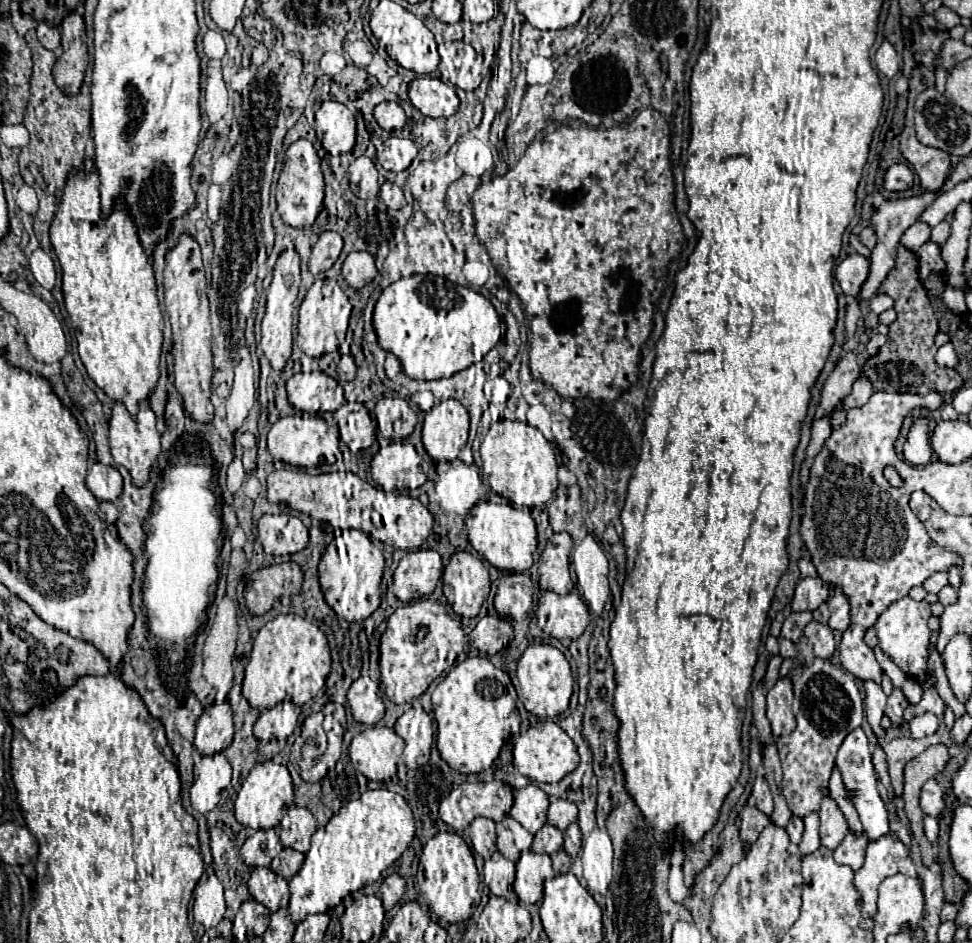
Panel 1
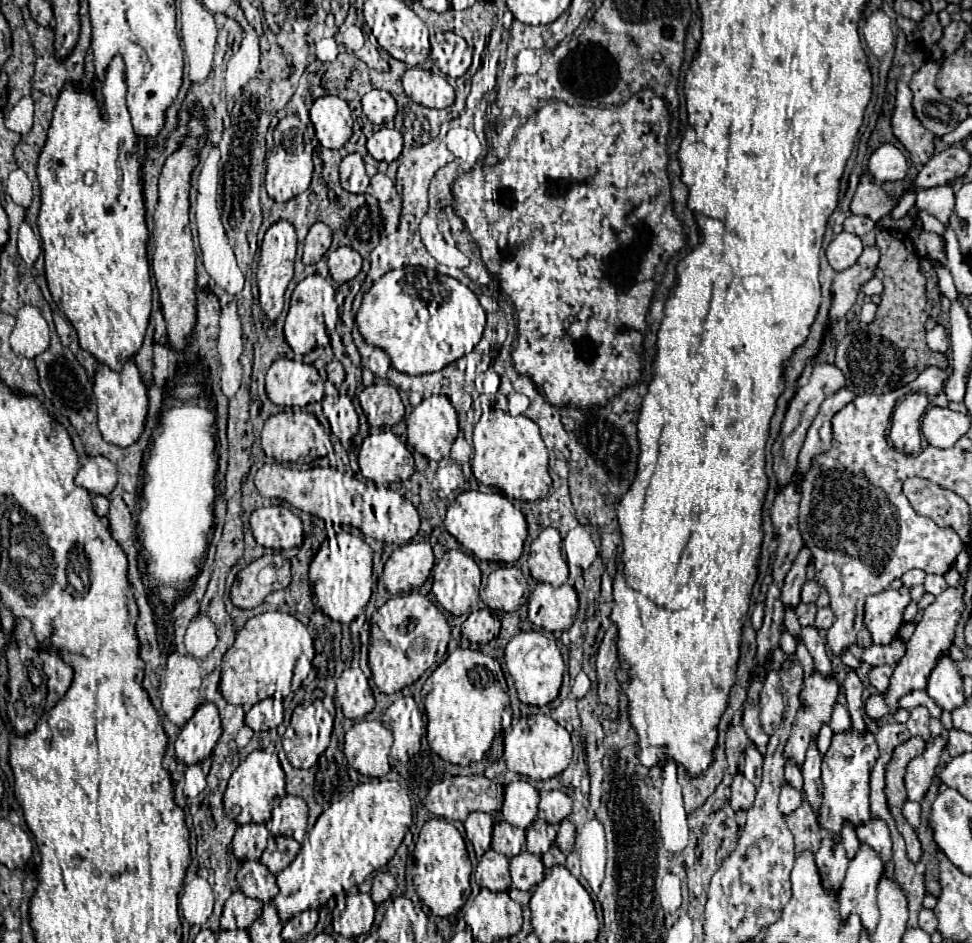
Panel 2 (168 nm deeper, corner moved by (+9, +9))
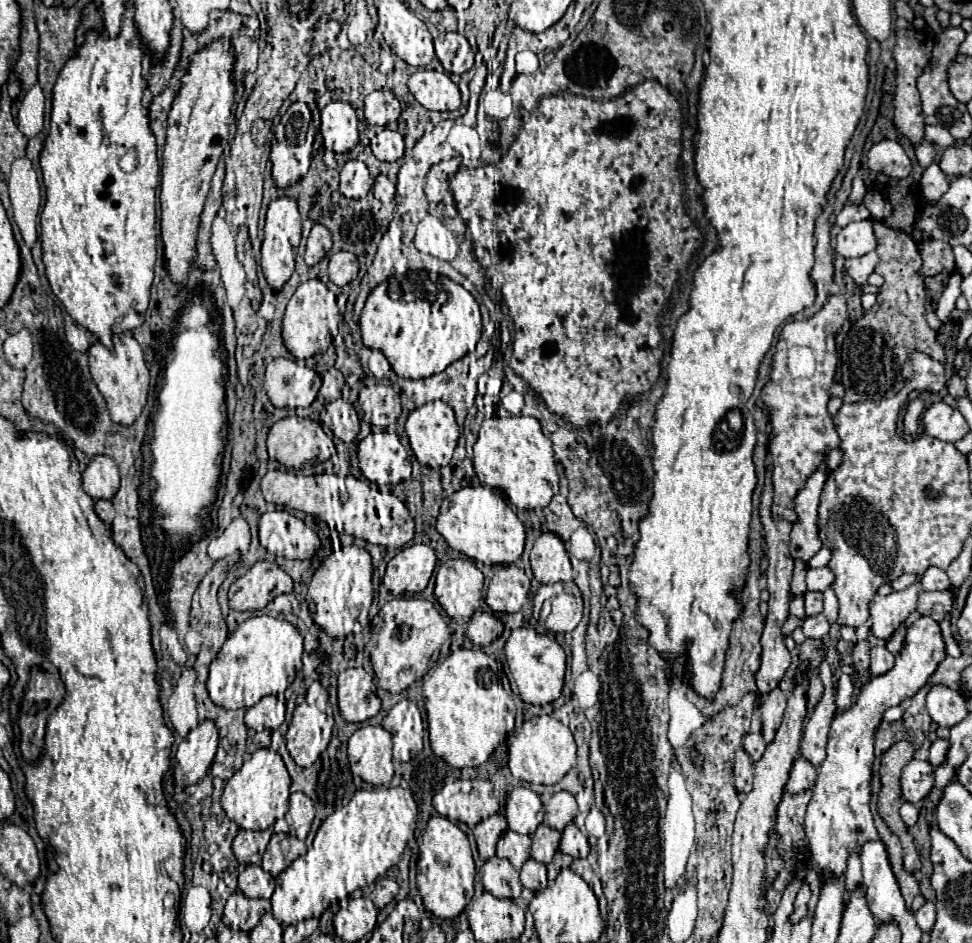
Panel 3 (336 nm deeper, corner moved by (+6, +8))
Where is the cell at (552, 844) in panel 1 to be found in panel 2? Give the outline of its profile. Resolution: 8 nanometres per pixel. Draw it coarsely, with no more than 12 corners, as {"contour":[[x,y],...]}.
{"contour":[[535,819],[527,851],[543,855],[555,841],[555,825]]}

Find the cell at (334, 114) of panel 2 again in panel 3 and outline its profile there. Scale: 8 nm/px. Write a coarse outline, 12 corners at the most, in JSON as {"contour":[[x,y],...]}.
{"contour":[[330,102],[322,110],[324,146],[350,152],[358,118],[350,104]]}

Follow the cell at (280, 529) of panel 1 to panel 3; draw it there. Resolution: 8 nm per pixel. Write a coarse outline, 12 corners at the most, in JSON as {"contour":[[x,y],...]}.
{"contour":[[290,512],[260,516],[260,544],[306,560],[320,538]]}

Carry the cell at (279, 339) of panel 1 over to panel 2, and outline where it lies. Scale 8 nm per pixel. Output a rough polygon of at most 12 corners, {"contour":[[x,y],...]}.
{"contour":[[271,225],[257,265],[259,303],[269,329],[293,279],[297,235]]}

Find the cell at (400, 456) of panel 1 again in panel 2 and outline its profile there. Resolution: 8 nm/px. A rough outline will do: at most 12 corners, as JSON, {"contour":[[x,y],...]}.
{"contour":[[391,431],[363,441],[361,475],[375,483],[405,481],[411,451]]}

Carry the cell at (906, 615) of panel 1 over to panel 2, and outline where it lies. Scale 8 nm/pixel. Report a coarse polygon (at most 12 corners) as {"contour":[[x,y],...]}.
{"contour":[[907,587],[885,589],[865,601],[873,643],[897,639]]}

